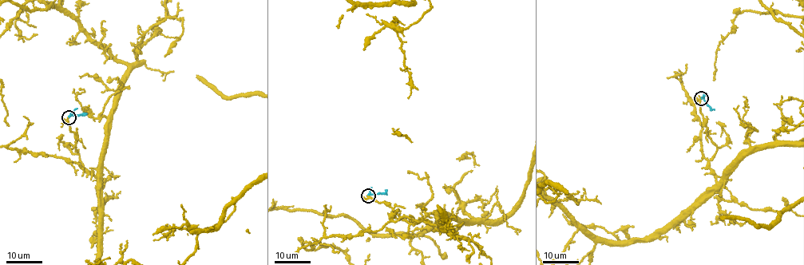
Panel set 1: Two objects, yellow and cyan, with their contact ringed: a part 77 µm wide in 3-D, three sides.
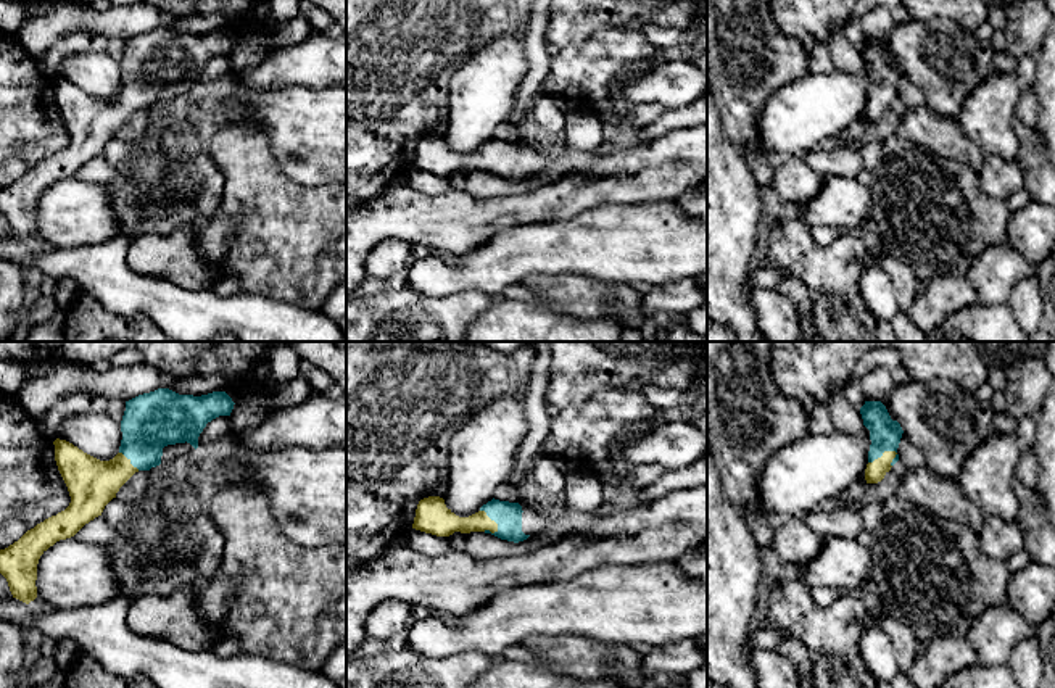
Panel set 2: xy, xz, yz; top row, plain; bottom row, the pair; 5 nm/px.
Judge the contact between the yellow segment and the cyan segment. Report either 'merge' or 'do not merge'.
merge

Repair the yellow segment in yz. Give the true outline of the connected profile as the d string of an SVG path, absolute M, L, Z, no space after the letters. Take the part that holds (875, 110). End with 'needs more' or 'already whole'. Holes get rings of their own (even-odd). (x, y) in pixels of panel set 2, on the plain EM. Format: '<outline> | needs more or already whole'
M865 40L860 53L871 79L865 119L867 122L878 122L899 100L897 87L904 69L897 60L891 58L881 40Z | needs more

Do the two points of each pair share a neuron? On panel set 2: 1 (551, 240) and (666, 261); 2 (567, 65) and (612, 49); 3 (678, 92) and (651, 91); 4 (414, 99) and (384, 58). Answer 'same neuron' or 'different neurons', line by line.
1: same neuron
2: same neuron
3: same neuron
4: same neuron

